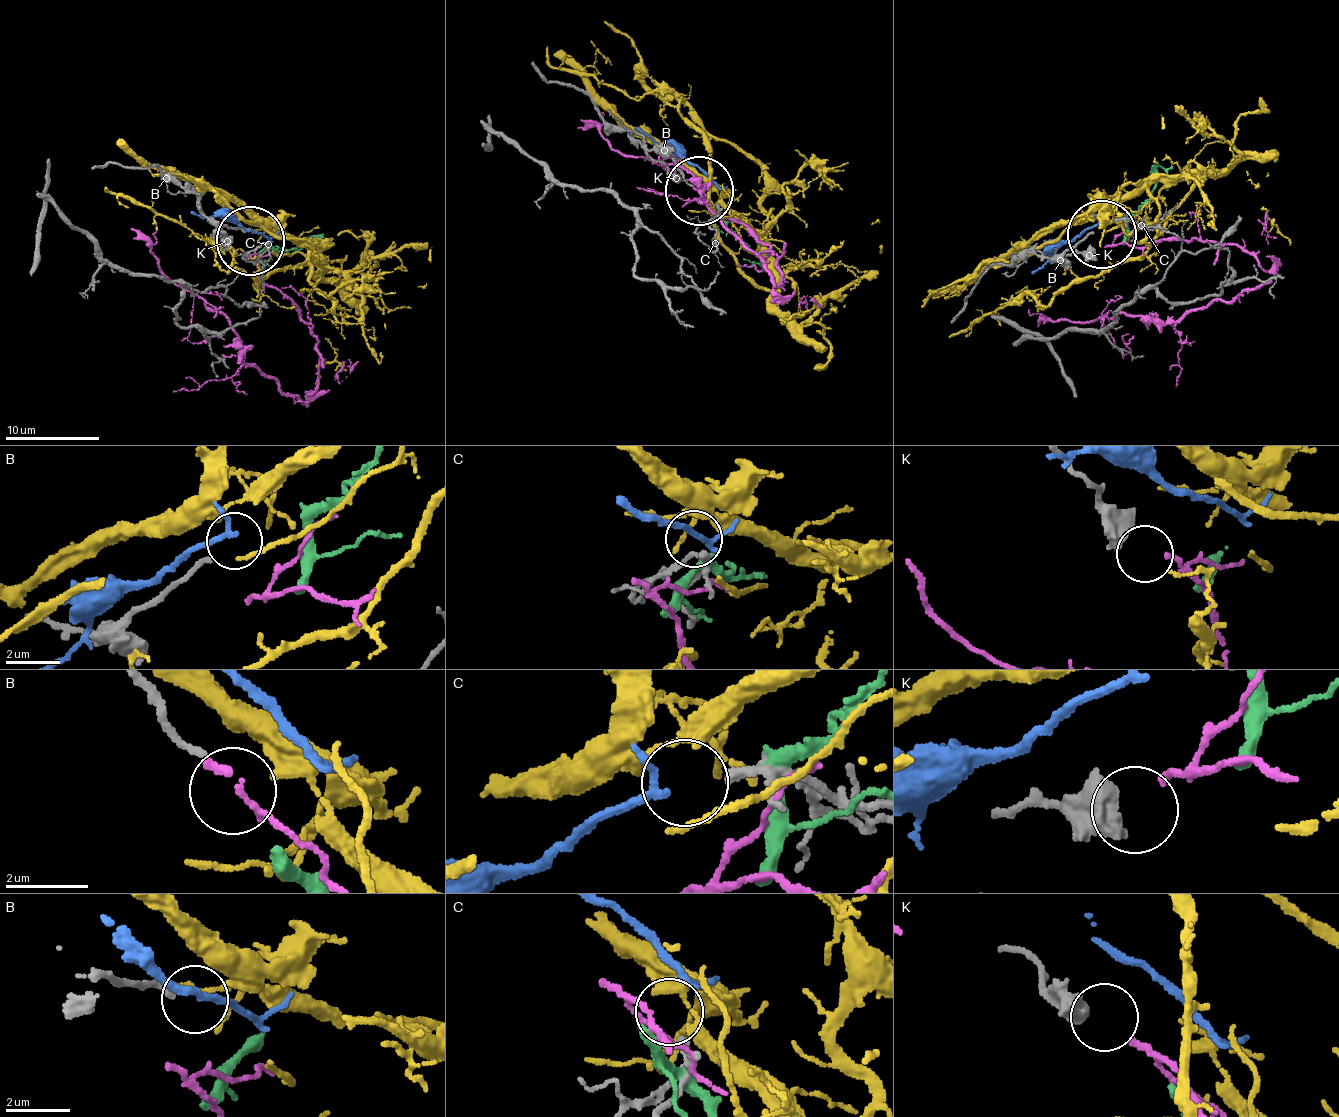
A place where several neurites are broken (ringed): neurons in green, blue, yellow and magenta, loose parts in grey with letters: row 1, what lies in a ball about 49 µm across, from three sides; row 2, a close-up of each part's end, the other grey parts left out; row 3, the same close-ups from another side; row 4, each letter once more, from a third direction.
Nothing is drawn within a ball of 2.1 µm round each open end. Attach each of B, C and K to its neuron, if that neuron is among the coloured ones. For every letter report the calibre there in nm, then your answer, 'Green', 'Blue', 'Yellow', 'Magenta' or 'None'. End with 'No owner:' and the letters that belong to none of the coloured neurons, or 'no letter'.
B: Thickness 170 nm. None
C: Thickness 180 nm. None
K: Thickness 500 nm. Magenta
No owner: B, C

